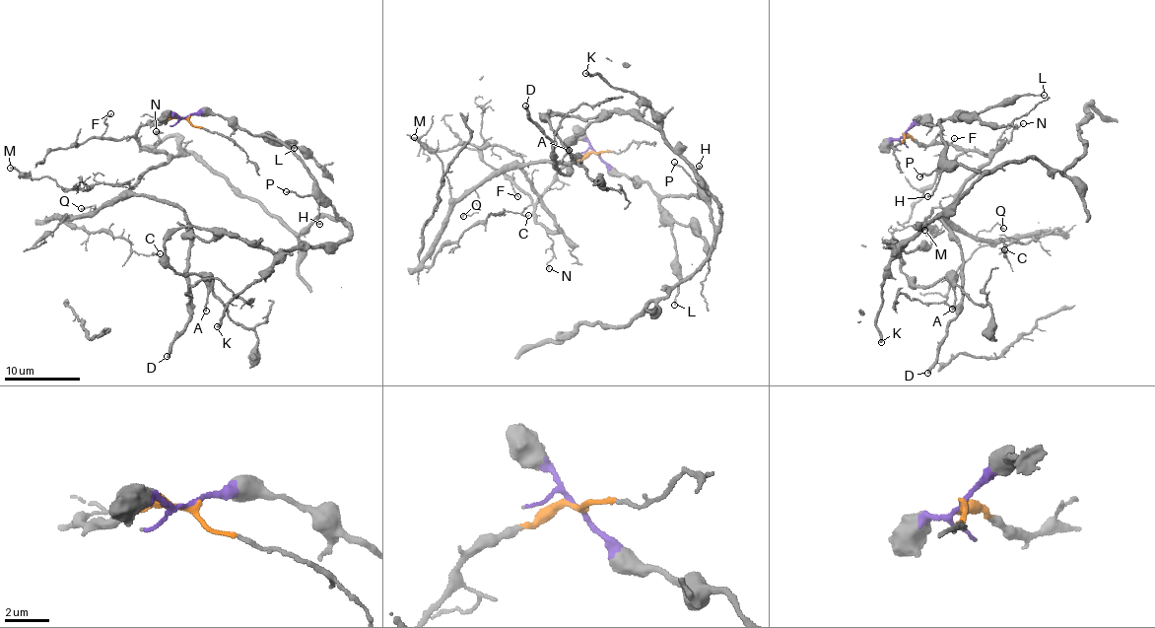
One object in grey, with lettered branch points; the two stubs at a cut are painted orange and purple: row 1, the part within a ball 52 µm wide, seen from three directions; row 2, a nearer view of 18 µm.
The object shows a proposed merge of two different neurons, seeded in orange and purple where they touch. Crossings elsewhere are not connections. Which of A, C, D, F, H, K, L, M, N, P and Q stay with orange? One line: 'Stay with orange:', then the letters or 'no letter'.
Stay with orange: C, D, F, M, N, Q

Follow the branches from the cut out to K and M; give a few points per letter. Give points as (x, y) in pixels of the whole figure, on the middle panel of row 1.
K: (595, 154), (653, 192), (699, 192), (718, 224), (719, 207), (660, 119), (633, 93), (584, 72)
M: (595, 154), (568, 163), (541, 198), (534, 220), (555, 230), (518, 155), (498, 145), (435, 151), (414, 137)

